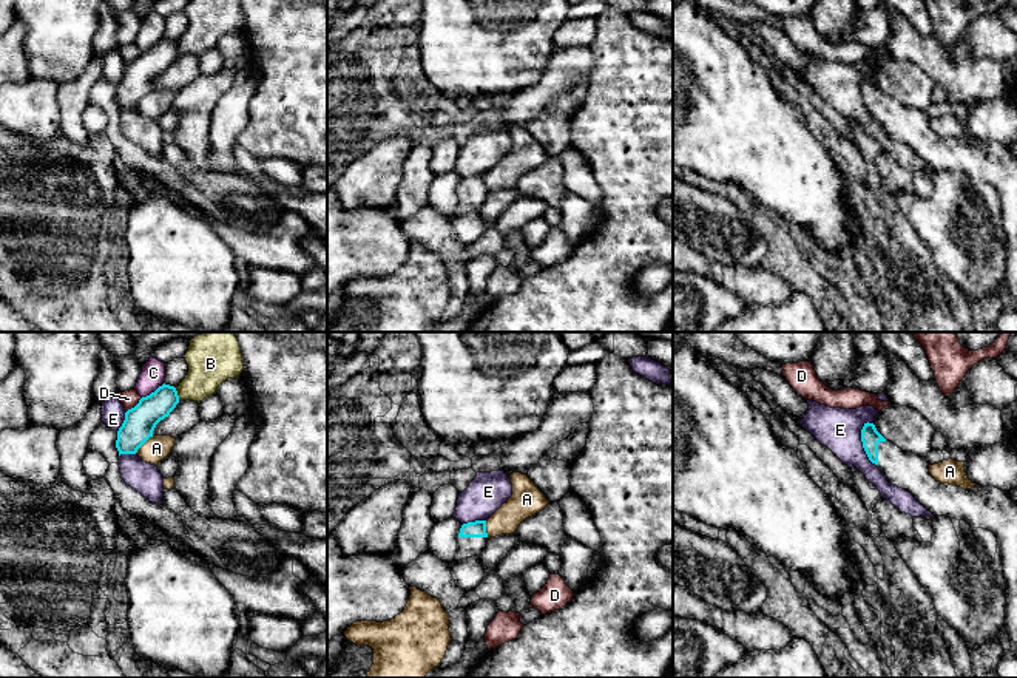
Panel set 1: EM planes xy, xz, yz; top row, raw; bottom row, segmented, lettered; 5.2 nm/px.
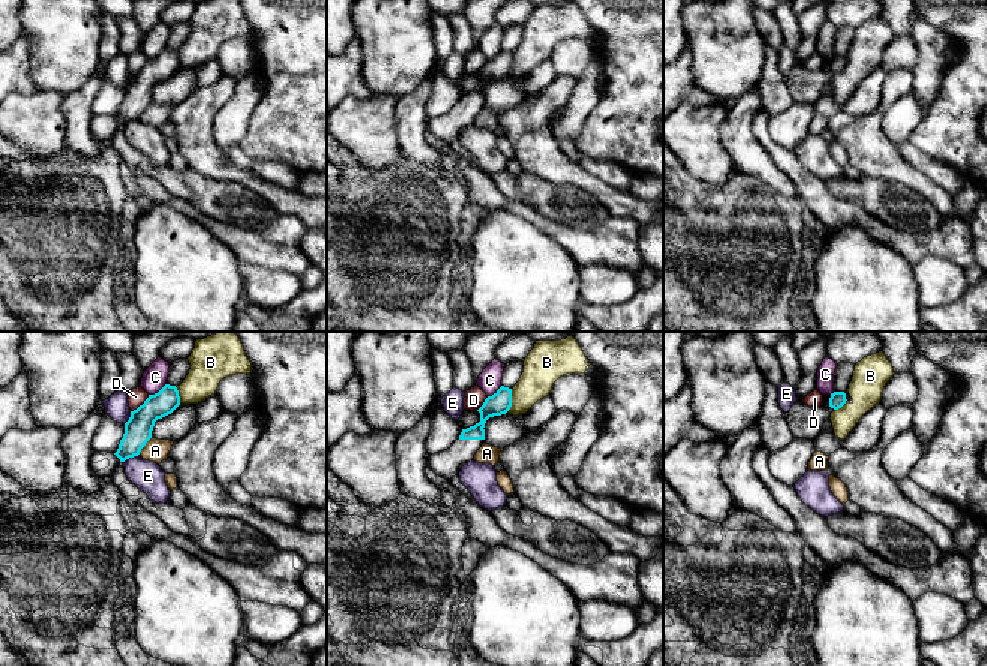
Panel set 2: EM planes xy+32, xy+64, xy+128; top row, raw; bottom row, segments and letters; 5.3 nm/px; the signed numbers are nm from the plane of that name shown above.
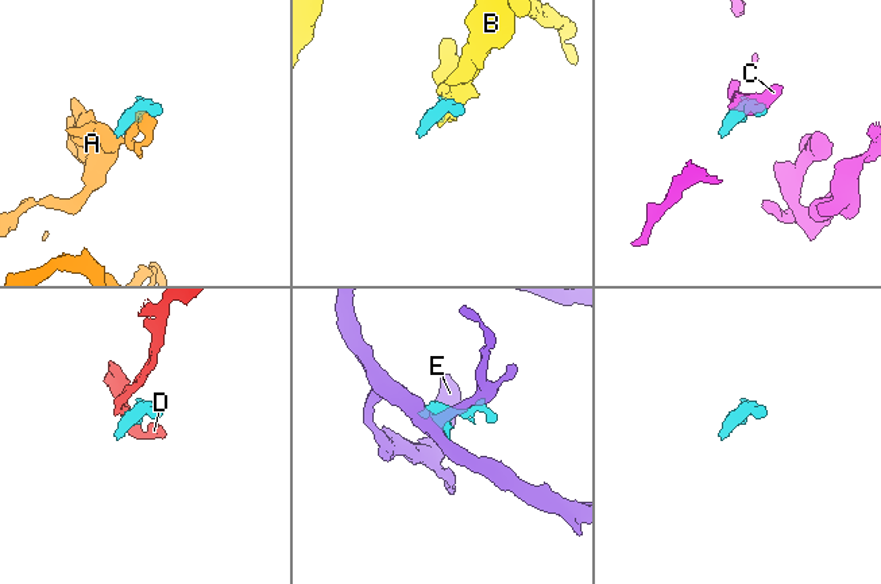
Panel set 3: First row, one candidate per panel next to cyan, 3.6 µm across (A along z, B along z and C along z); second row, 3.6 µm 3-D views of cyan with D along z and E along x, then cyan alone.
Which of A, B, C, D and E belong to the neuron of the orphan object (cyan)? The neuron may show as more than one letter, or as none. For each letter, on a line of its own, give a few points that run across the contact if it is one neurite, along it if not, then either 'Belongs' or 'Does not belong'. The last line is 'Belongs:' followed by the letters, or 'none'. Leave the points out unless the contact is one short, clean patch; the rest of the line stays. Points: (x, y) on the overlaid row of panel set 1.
A: Does not belong
B: Does not belong
C: Does not belong
D: Does not belong
E: Line: yz (868, 420), (861, 430), (861, 447), (875, 465). Does not belong
Belongs: none

